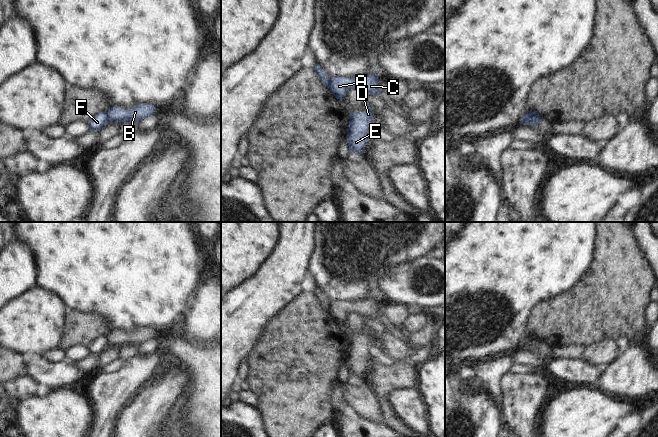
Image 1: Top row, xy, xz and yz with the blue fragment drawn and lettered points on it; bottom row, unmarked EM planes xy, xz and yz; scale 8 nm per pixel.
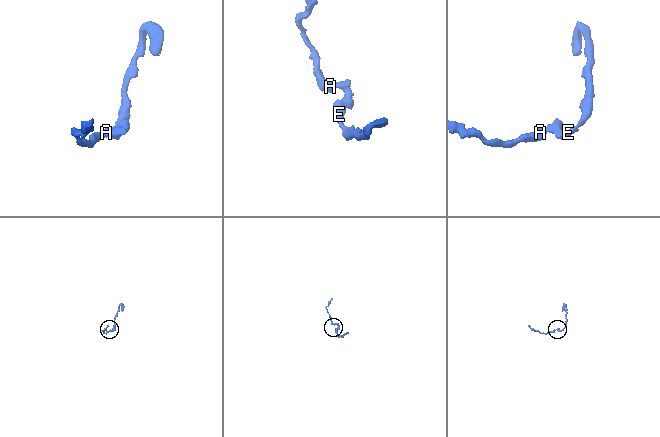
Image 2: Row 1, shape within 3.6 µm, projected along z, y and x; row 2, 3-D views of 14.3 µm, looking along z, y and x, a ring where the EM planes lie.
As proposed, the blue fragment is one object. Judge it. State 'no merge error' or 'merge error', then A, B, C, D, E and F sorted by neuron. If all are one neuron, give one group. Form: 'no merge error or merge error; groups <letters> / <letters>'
merge error; groups A B C D E / F

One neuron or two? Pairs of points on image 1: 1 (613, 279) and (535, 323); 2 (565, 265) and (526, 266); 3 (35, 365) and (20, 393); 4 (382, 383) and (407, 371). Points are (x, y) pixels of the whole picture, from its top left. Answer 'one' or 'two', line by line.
1: one
2: one
3: two
4: one

